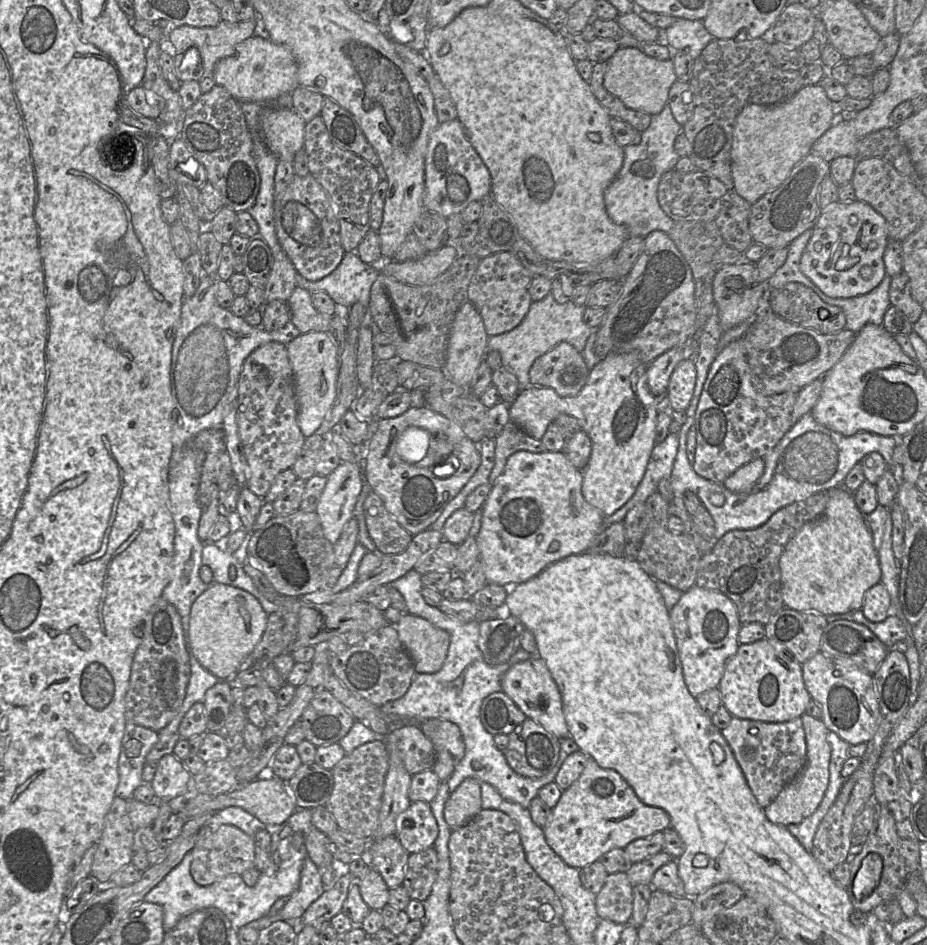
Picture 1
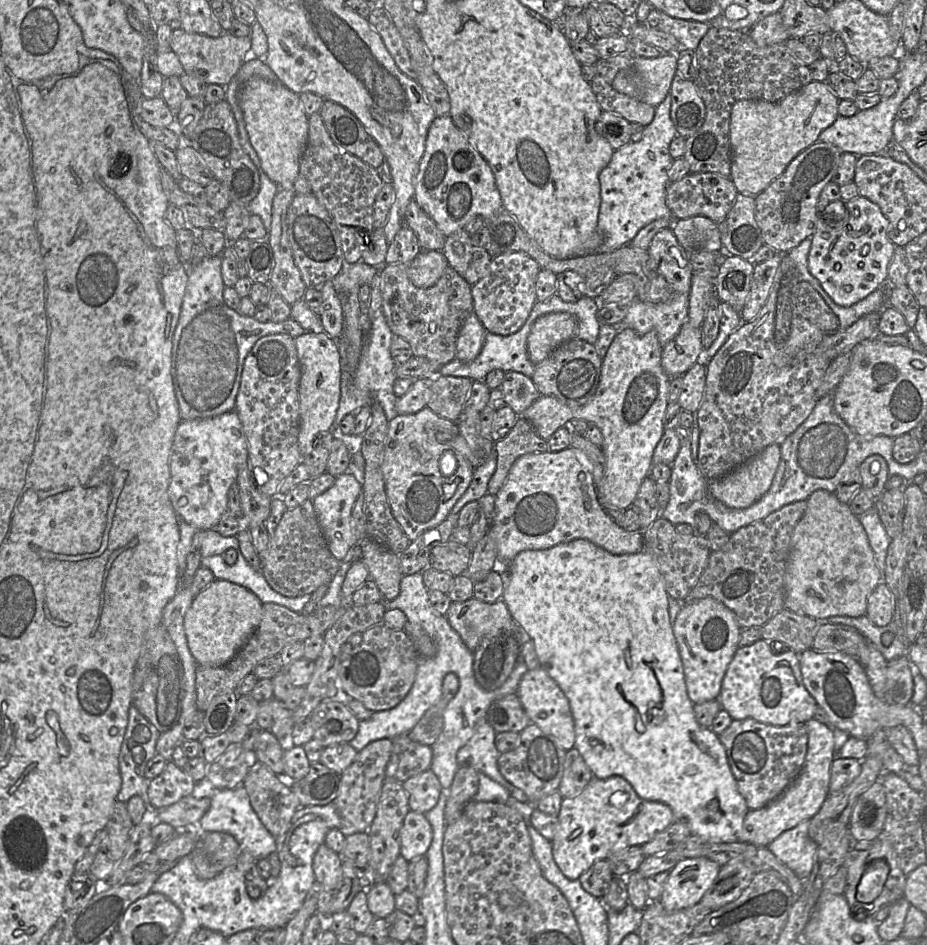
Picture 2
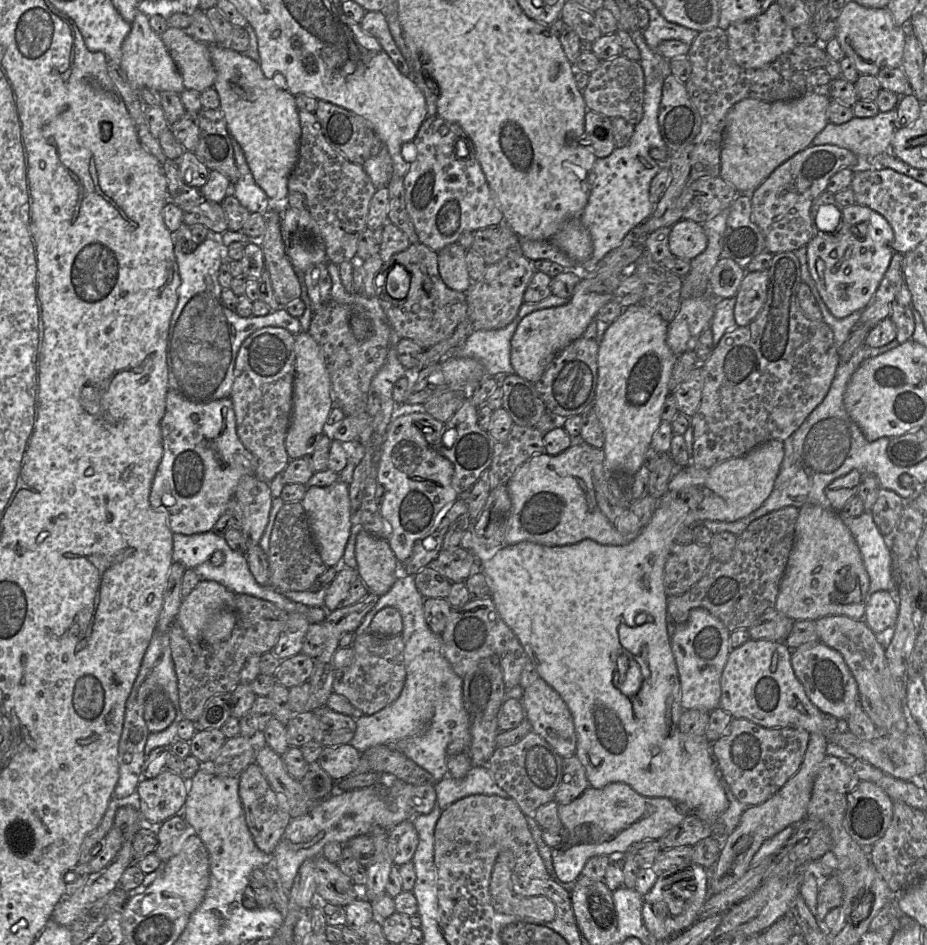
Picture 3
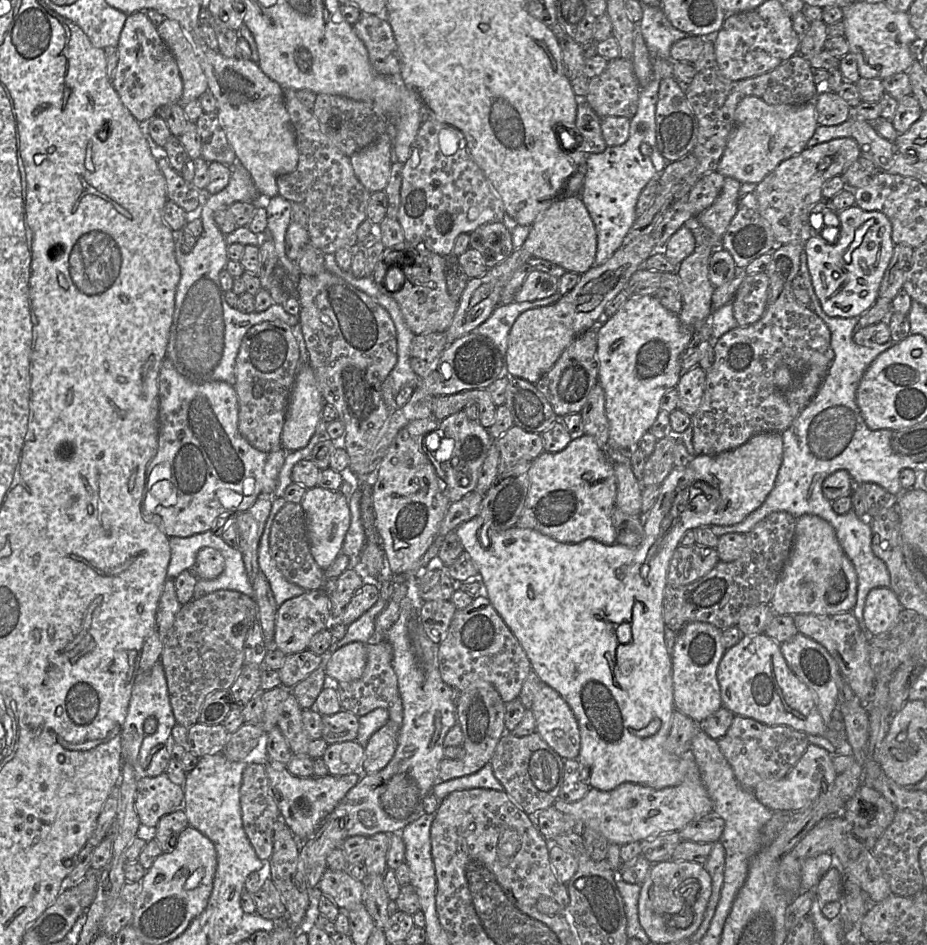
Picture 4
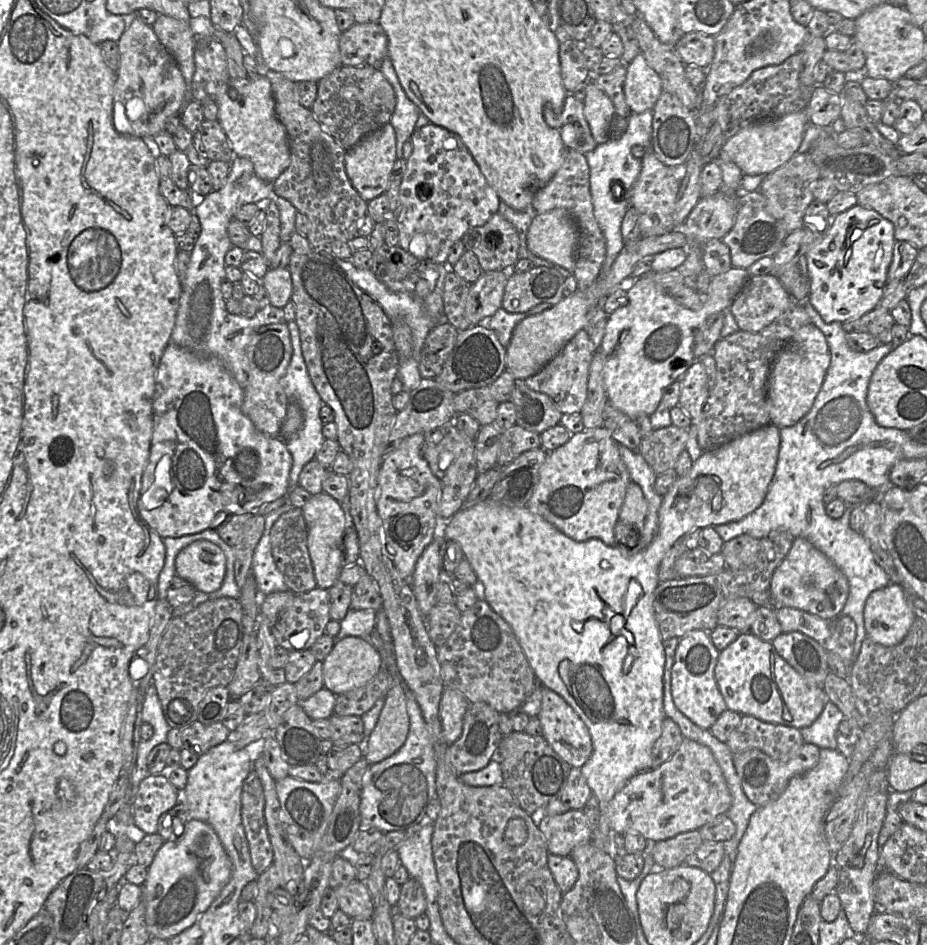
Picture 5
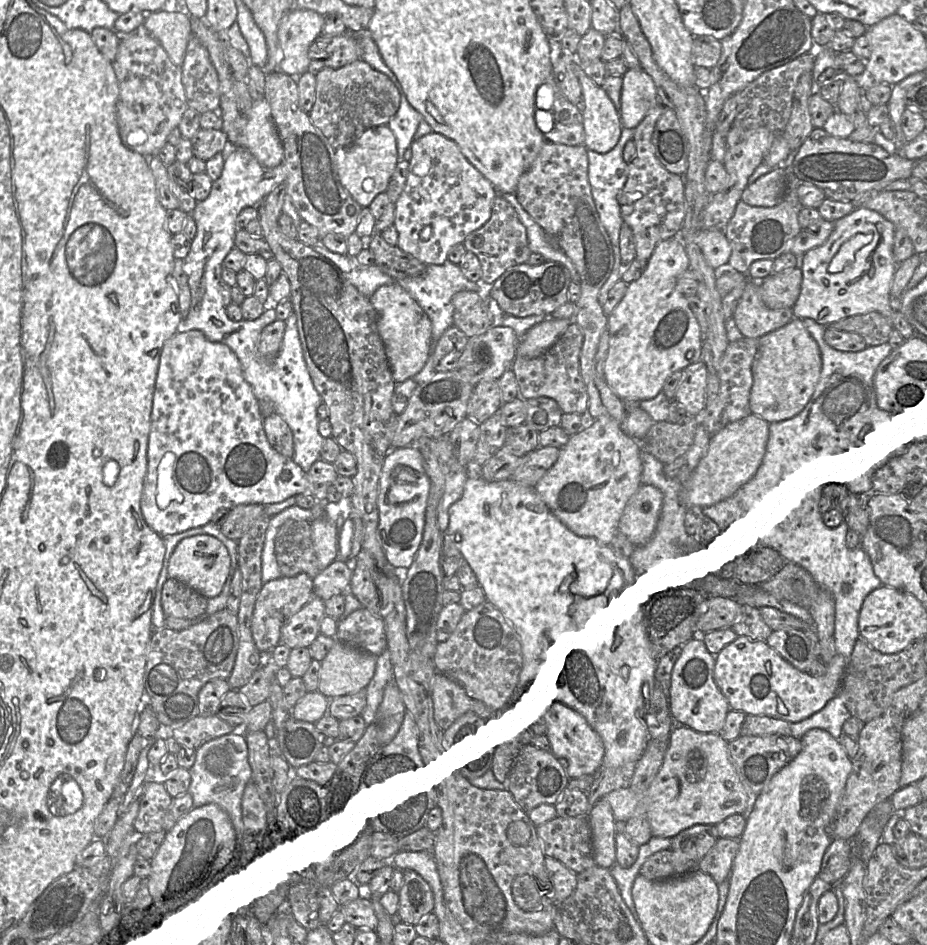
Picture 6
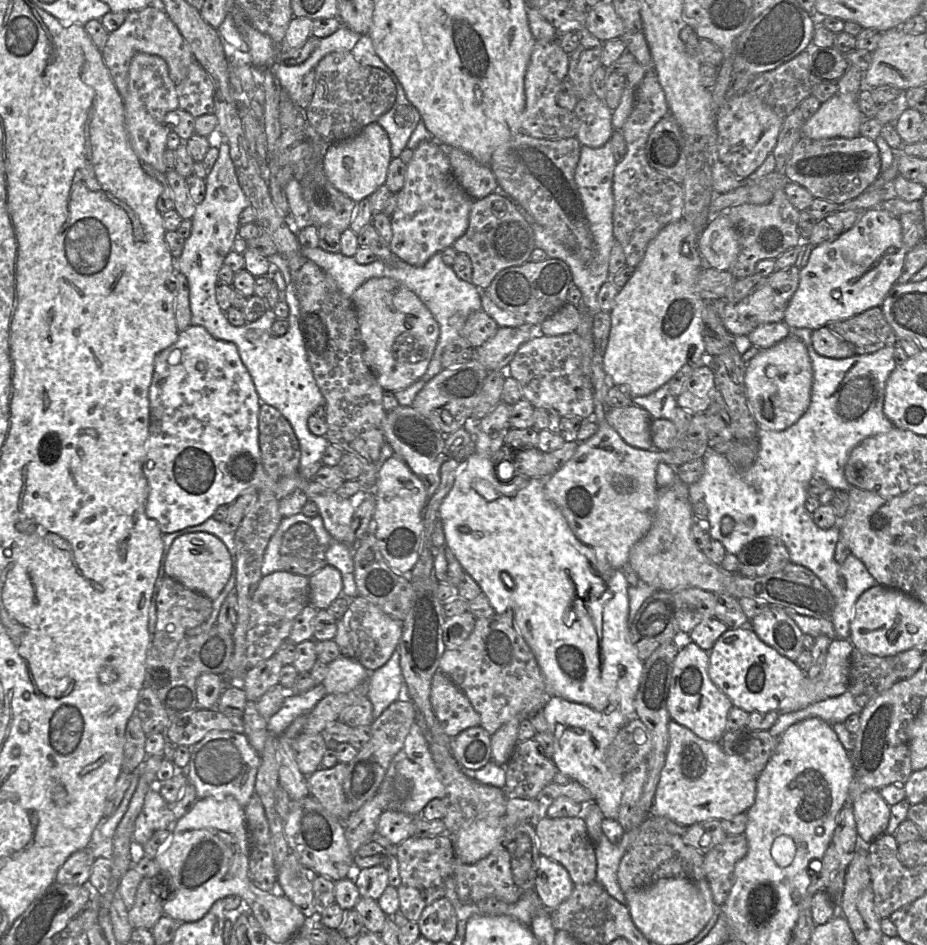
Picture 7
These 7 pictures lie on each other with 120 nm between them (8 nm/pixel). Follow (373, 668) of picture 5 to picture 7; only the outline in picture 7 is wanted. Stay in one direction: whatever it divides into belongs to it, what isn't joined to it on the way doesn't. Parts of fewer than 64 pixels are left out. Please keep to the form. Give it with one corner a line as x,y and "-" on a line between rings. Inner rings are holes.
340,655
328,664
322,684
327,694
348,693
363,682
368,682
370,674
360,663

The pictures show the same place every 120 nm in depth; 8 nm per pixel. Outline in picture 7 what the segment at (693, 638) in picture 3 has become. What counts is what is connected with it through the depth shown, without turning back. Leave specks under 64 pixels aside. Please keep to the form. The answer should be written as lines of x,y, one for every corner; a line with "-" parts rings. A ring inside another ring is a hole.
692,641
678,650
672,666
667,710
672,720
690,729
698,737
708,741
719,741
726,731
727,714
732,703
711,681
708,664
708,652

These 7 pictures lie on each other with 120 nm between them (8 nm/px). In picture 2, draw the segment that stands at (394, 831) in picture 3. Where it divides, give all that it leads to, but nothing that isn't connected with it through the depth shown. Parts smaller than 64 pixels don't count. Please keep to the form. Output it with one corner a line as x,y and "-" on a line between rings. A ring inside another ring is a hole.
409,811
399,833
400,855
408,862
425,855
432,841
433,832
425,814

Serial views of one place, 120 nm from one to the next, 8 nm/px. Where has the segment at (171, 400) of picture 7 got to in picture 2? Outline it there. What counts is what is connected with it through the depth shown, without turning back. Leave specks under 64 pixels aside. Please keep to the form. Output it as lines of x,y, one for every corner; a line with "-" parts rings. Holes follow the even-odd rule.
235,410
201,420
180,421
170,451
167,493
179,520
197,530
214,529
227,511
229,488
240,465
247,462
247,448

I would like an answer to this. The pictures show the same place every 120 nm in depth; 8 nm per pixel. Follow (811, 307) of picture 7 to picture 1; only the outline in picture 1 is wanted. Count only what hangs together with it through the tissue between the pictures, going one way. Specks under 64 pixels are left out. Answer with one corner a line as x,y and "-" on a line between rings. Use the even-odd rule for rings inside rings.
858,199
851,202
838,200
820,209
801,257
800,270
831,299
862,296
875,289
885,277
883,255
887,243
886,220
870,204

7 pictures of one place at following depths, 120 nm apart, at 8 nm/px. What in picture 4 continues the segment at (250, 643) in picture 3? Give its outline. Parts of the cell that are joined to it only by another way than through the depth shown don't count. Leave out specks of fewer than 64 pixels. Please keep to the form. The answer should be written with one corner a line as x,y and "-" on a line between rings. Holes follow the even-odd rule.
232,590
214,591
181,606
166,635
160,657
177,724
190,728
198,722
201,707
209,694
231,688
244,666
244,642
248,630
257,620
258,610
253,597

